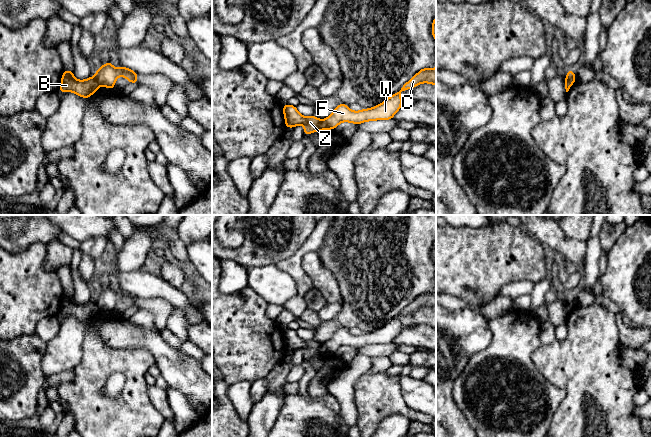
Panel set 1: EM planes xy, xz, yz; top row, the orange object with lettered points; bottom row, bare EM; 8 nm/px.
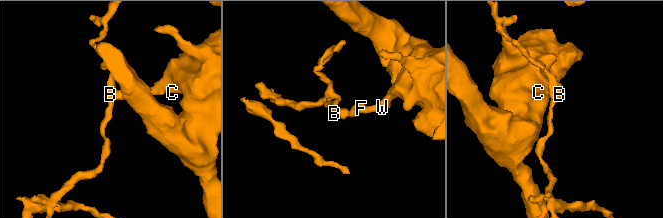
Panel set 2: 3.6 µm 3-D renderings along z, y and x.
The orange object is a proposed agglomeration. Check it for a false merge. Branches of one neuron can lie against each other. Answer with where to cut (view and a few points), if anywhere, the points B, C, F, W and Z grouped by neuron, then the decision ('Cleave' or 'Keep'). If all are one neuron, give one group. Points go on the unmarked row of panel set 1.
Split along xz (321, 344), (318, 354). Groups: B Z / C F W. Cleave

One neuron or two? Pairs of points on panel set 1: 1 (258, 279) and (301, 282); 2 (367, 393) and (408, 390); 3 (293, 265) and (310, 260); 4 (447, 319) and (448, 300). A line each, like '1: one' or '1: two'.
1: two
2: two
3: two
4: two

